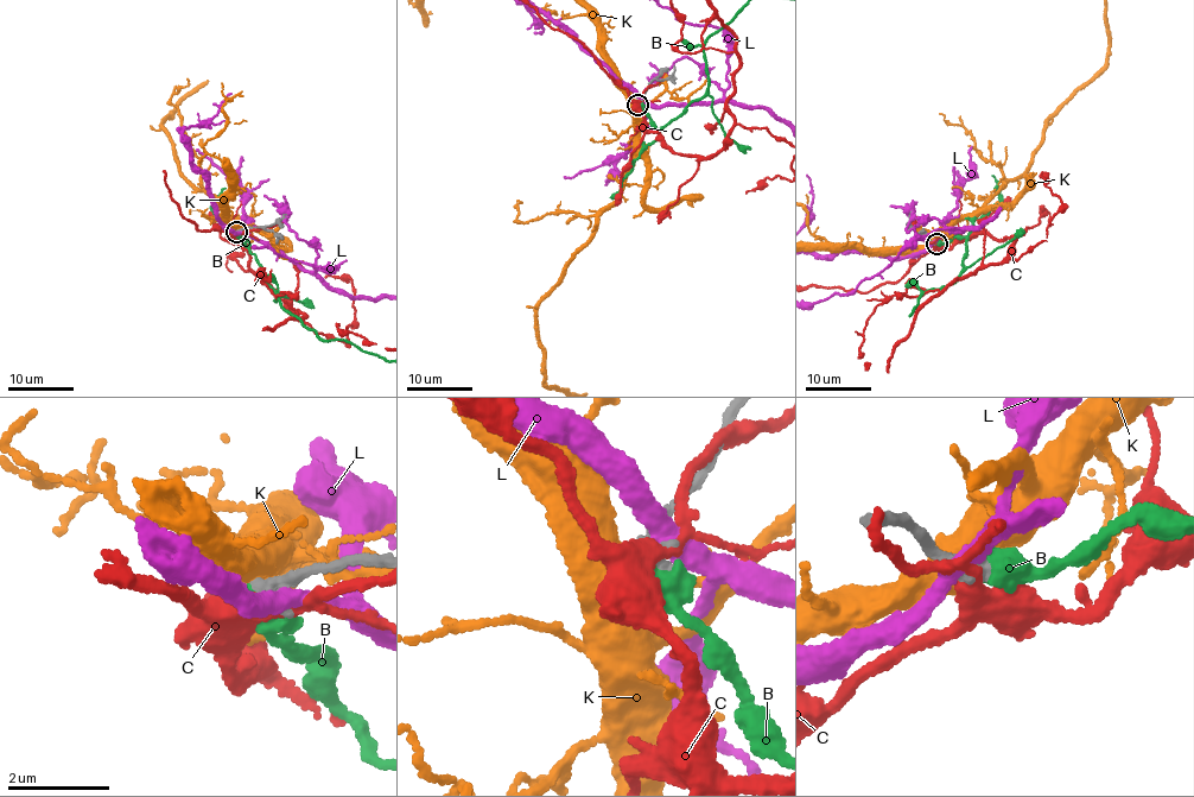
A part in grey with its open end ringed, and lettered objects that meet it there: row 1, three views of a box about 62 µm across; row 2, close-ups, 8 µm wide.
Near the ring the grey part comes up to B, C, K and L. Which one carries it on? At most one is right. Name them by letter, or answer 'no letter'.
B

